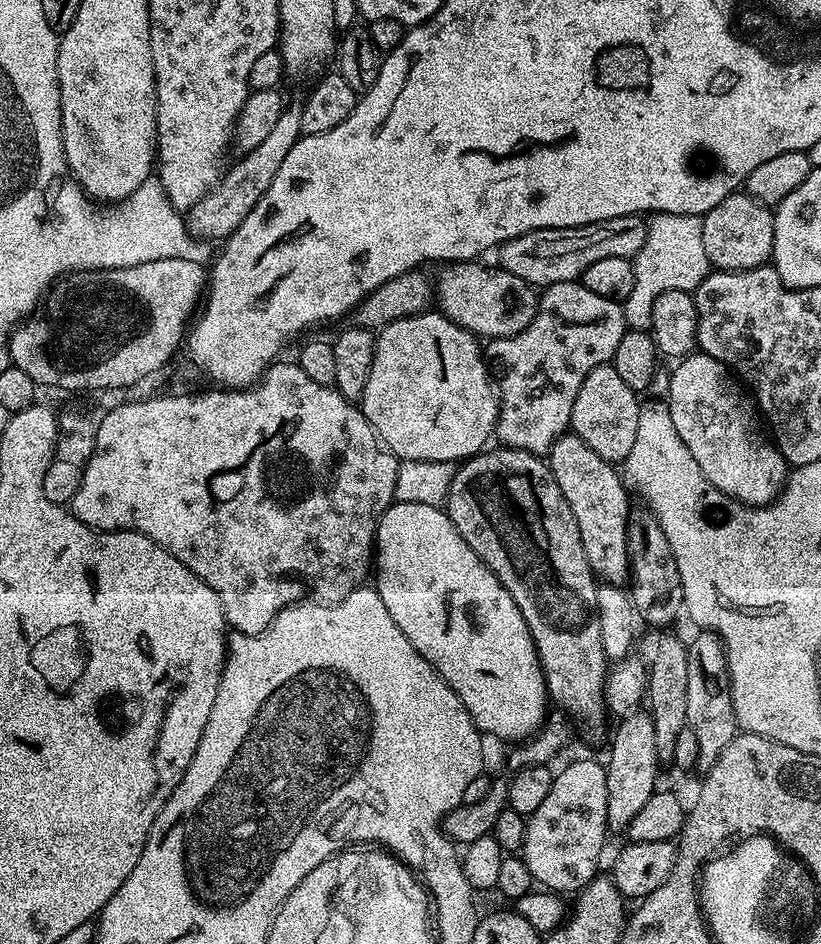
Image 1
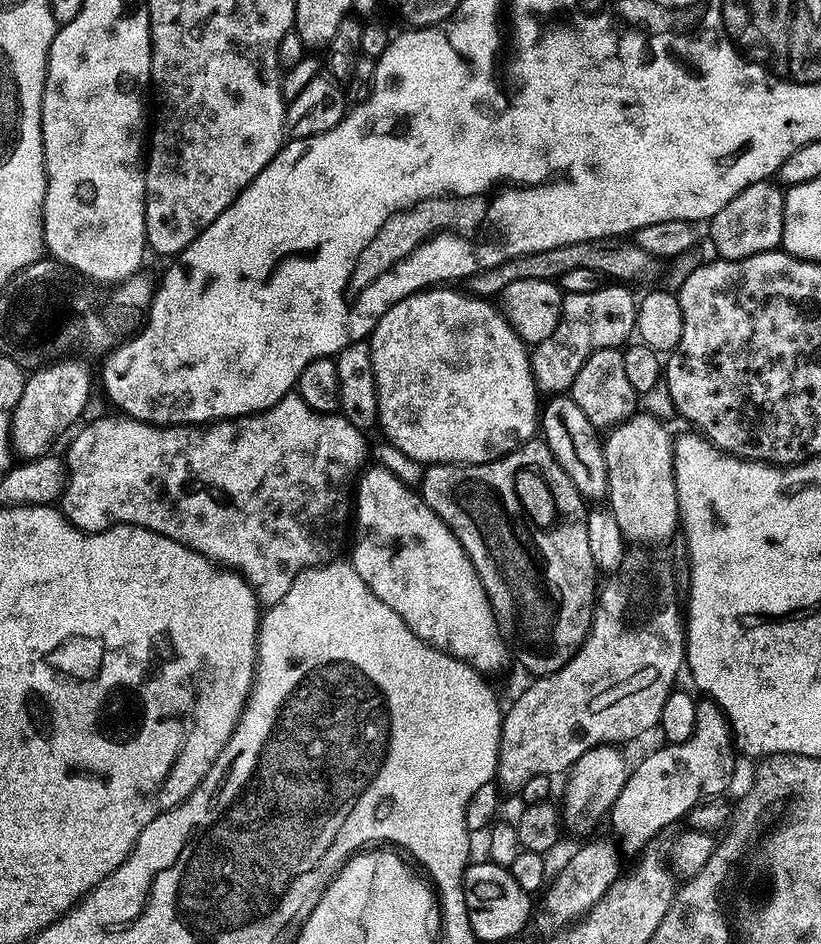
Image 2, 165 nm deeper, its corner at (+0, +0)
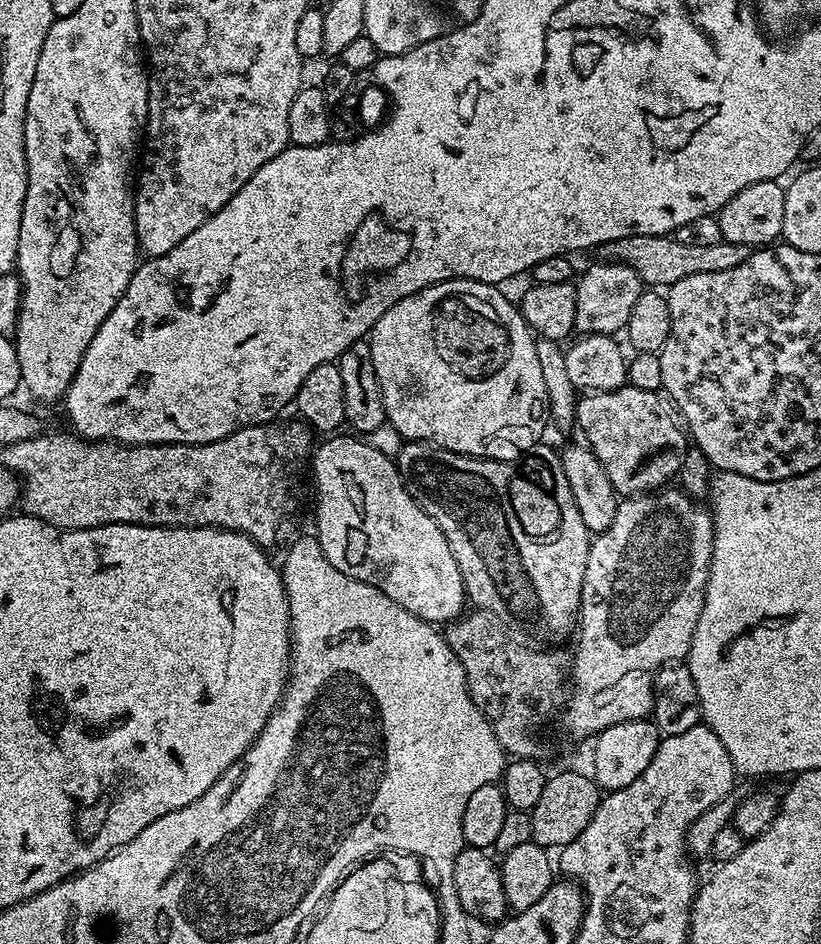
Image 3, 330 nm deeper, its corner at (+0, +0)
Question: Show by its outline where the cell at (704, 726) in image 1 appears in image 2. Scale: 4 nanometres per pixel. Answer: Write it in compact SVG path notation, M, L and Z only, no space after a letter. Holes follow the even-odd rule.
M711 698L697 703L694 734L690 734L686 742L665 743L663 747L650 753L637 768L629 771L628 781L612 803L610 821L620 831L619 839L625 849L647 849L651 845L648 843L663 828L670 827L675 820L681 821L698 801L724 796L736 772L737 749L732 730L728 727L724 711Z

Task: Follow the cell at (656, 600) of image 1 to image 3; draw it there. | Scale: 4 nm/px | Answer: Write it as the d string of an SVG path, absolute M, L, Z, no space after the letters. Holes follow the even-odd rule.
M625 386L609 392L590 392L576 401L576 424L584 431L583 439L598 462L602 462L606 478L610 478L621 497L665 487L671 481L668 479L671 476L673 479L682 466L686 432L669 405L660 398L655 392Z

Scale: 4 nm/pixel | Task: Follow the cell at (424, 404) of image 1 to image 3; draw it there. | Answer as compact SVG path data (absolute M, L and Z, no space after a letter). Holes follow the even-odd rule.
M443 280L402 298L397 304L390 306L390 310L386 310L386 314L382 314L382 318L378 318L378 322L372 327L368 345L374 358L374 374L378 374L378 386L382 390L384 418L387 423L392 424L404 442L427 442L463 456L519 460L521 450L527 449L543 437L540 435L544 432L544 420L546 424L548 395L546 382L542 382L542 370L538 366L537 337L522 318L519 307L513 301L511 304L500 291L495 284L483 284L477 280Z

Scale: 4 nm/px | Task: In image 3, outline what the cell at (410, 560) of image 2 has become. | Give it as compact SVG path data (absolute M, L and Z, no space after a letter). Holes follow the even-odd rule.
M340 435L325 439L328 441L310 456L312 476L316 479L314 535L330 566L338 566L342 574L350 574L350 578L358 578L358 582L366 582L382 590L382 594L386 594L386 598L394 598L402 610L410 610L410 614L428 624L440 626L457 619L465 611L464 583L458 562L454 562L454 554L450 554L450 546L442 530L406 490L393 457L379 453L374 446L355 435Z

